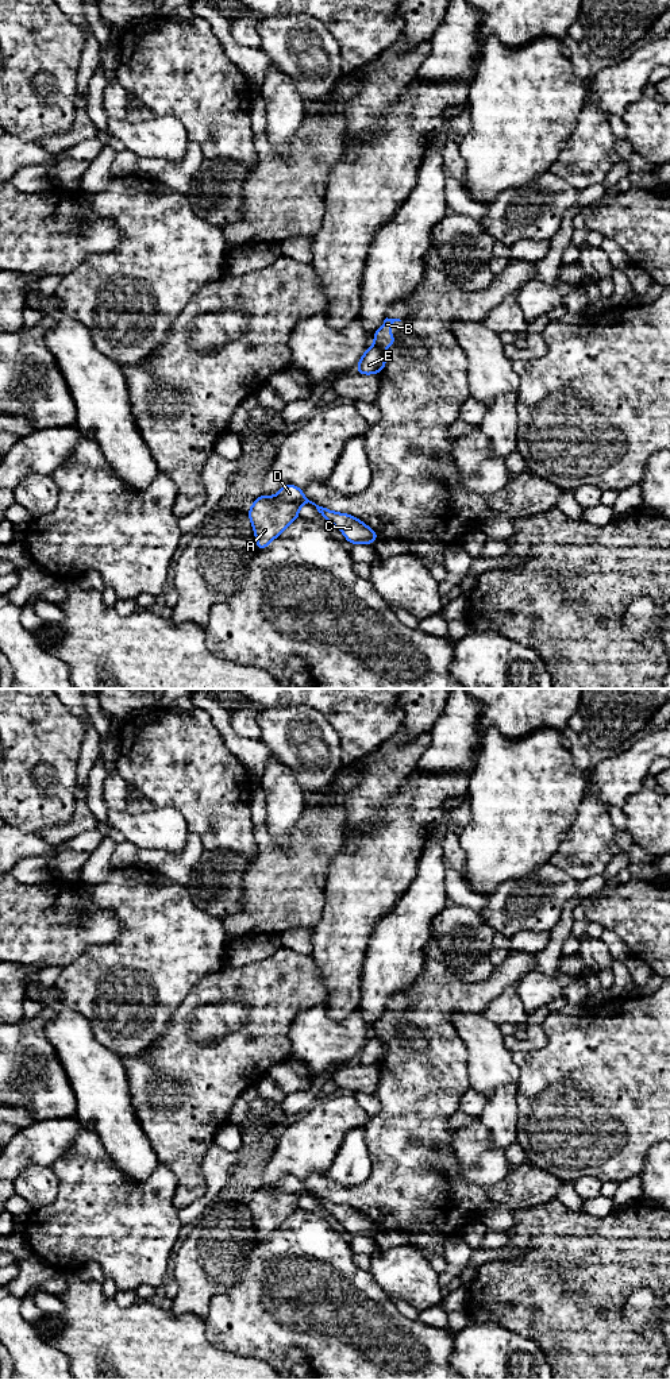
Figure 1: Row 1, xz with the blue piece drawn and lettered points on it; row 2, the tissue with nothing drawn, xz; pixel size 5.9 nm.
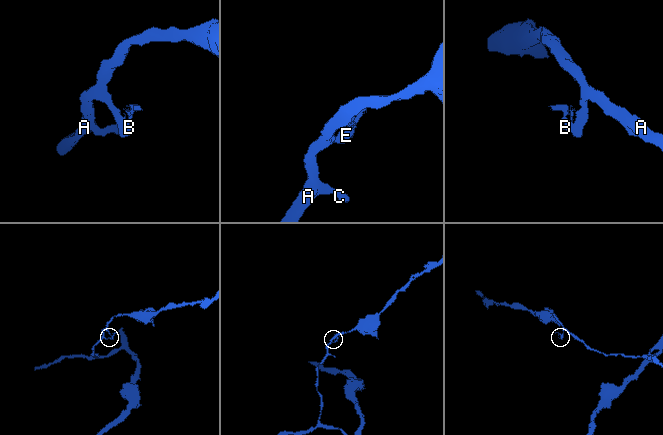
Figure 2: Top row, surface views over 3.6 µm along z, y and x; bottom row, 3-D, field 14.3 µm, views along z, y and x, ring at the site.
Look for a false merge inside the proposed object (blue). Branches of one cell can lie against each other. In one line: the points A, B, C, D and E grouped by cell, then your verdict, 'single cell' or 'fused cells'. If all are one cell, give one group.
A C D E / B | fused cells

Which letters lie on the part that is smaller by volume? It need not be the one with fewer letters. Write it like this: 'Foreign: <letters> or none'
Foreign: B

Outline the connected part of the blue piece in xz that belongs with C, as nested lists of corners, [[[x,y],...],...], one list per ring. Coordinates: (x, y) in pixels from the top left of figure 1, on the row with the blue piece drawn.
[[[285,483],[281,490],[273,496],[267,497],[265,494],[259,496],[247,512],[250,521],[253,524],[254,535],[257,539],[258,552],[265,550],[270,541],[278,537],[288,525],[290,525],[294,520],[300,519],[299,509],[304,504],[312,504],[316,506],[317,512],[332,525],[335,525],[339,531],[343,532],[344,539],[351,544],[373,544],[376,539],[380,536],[374,529],[369,528],[365,523],[358,520],[354,516],[347,513],[332,512],[327,508],[319,506],[315,502],[309,501],[303,490],[292,483]]]

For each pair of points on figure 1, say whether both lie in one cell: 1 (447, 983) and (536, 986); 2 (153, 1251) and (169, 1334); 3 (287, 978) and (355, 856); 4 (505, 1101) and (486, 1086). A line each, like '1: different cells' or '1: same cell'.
1: different cells
2: different cells
3: different cells
4: different cells

